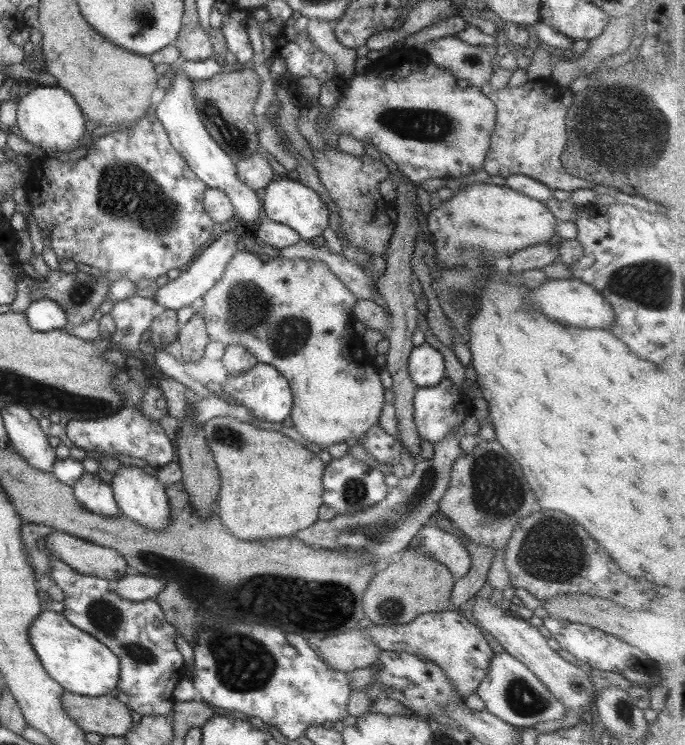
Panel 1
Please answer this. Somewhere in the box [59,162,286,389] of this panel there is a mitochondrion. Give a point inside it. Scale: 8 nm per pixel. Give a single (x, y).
(80, 293)

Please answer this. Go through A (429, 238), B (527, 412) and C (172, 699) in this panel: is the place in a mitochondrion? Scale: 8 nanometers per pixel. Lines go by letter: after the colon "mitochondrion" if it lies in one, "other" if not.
A: other
B: other
C: other

